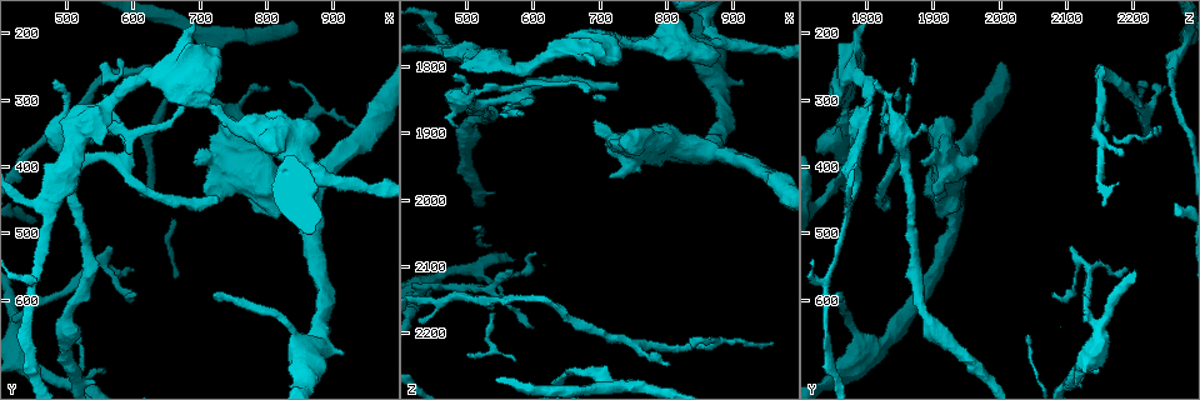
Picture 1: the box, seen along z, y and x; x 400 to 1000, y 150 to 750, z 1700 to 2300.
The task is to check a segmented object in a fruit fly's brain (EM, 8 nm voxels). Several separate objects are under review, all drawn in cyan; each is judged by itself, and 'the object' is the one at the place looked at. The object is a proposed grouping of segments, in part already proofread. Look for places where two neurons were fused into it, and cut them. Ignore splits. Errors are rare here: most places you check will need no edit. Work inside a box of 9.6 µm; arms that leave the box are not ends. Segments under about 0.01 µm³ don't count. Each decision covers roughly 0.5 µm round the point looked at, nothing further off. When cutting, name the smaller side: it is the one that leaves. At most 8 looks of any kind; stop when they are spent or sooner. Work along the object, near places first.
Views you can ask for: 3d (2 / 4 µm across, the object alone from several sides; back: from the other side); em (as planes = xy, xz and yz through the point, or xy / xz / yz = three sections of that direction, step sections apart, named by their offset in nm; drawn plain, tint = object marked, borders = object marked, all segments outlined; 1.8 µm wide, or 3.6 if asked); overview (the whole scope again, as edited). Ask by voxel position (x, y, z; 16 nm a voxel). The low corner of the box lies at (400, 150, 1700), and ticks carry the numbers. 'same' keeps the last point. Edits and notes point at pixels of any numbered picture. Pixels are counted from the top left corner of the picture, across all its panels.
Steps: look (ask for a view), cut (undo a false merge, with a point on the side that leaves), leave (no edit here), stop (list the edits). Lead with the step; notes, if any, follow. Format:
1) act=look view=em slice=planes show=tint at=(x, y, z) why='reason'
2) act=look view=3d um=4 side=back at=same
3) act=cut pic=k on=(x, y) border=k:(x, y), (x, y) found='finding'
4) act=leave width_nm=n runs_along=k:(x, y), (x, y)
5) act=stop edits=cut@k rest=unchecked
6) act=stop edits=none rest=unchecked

act=look view=em slice=yz step=4 show=tint at=(450, 570, 1740) why='thick turns thin'

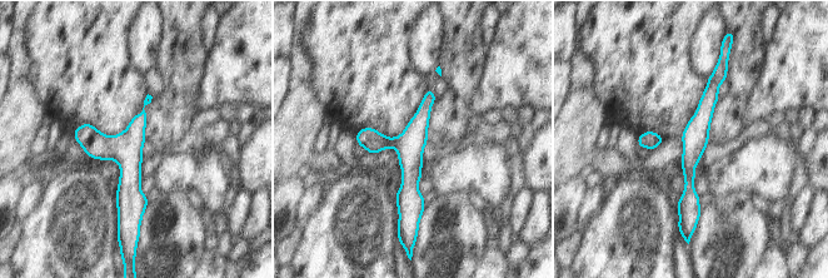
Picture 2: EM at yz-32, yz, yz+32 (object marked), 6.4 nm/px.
act=look view=em slice=planes show=tint at=same

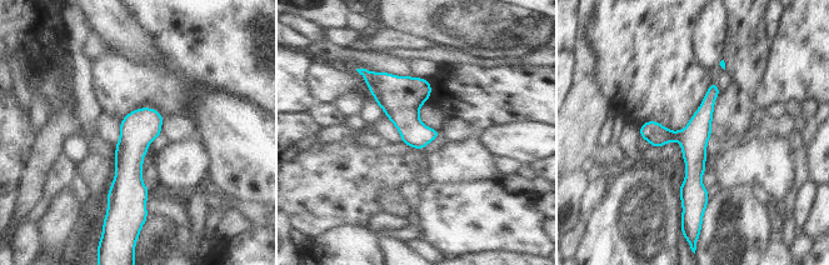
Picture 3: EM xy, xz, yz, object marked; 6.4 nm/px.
act=leave width_nm=170 runs_along=3:(713, 86), (694, 135), (690, 209) found='continuous, no second neuron'

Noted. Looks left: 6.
act=look view=em slice=planes show=tint at=(535, 550, 2135) why='three-way junction'

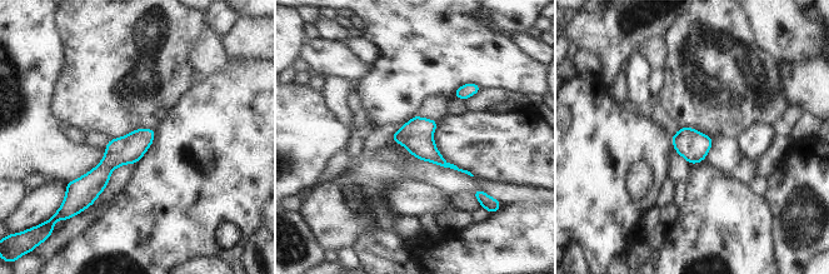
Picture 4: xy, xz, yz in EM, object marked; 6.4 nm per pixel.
act=leave runs_along=4:(151, 131), (78, 187) found='continuous, no second neuron'

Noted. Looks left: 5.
act=look view=3d um=4 at=(760, 325, 2220) why='three-way junction'

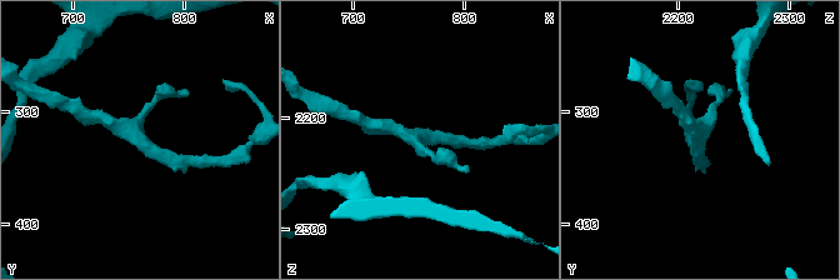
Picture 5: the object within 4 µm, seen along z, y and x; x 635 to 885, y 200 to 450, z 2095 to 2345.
act=look view=em um=3.6 slice=xy step=8 show=tint at=(760, 324, 2218) why='need the tissue'

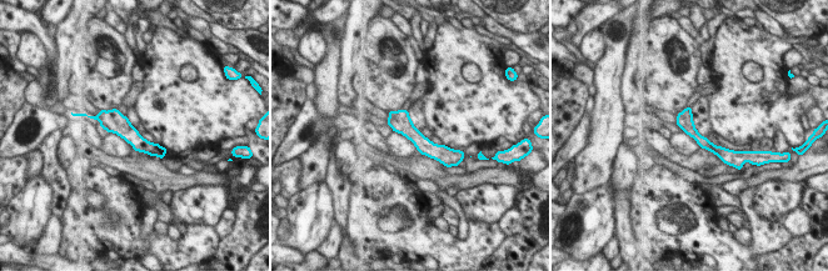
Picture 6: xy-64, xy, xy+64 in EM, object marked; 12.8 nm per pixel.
act=leave runs_along=6:(100, 116), (159, 152) found='all the same neuron'

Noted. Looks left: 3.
act=stop edits=none rest=unchecked

